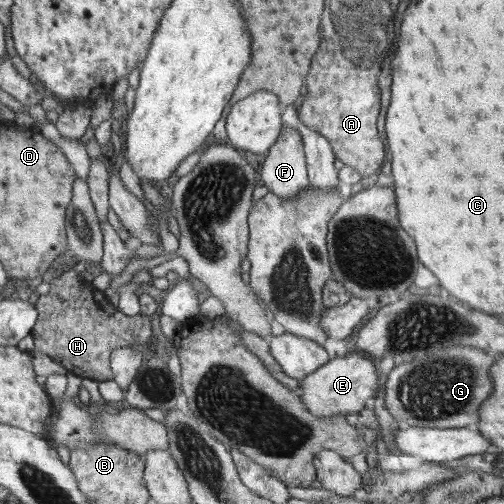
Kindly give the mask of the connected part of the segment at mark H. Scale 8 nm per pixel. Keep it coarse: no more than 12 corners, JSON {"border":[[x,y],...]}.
{"border":[[71,269],[36,307],[35,349],[115,381],[112,351],[156,354],[151,318],[127,316]]}

